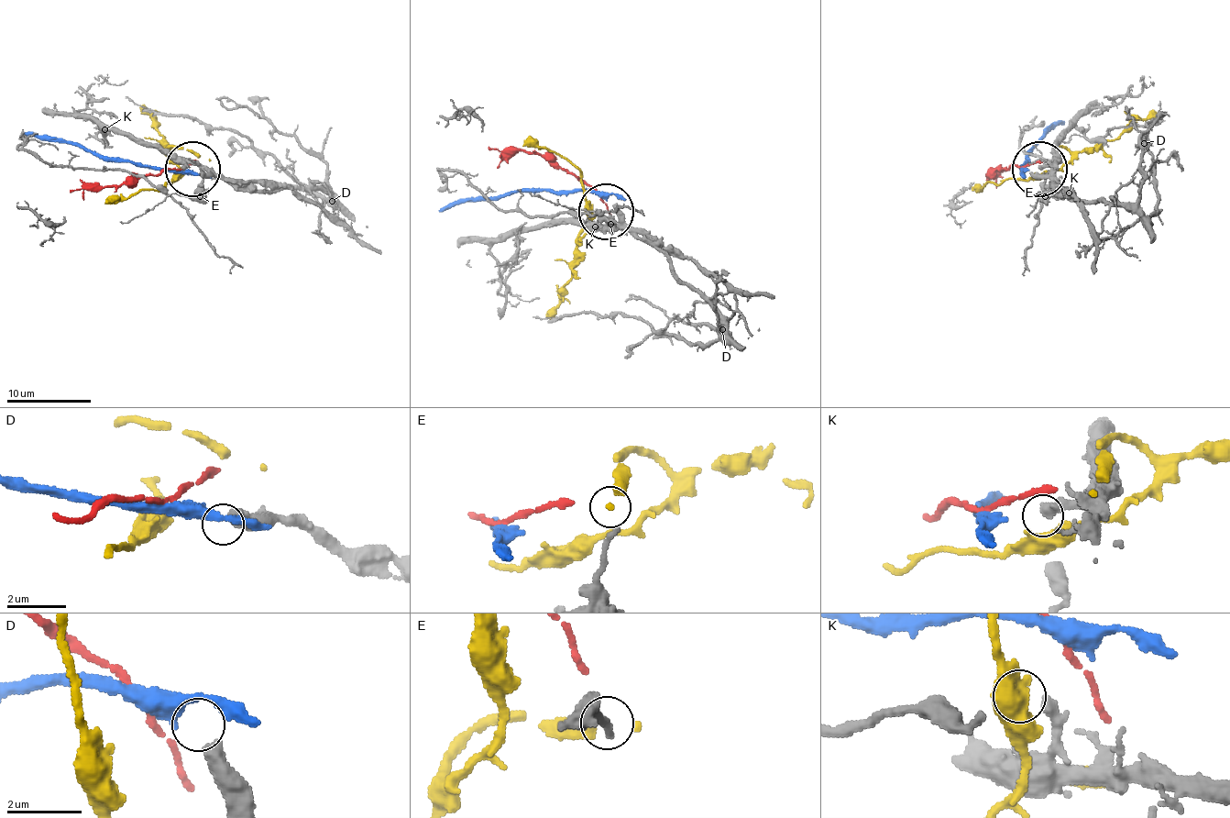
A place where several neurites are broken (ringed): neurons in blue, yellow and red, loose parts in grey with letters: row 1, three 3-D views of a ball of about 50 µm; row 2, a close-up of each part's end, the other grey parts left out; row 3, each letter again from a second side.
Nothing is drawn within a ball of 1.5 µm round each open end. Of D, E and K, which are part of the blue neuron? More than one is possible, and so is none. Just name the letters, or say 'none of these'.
none of these

